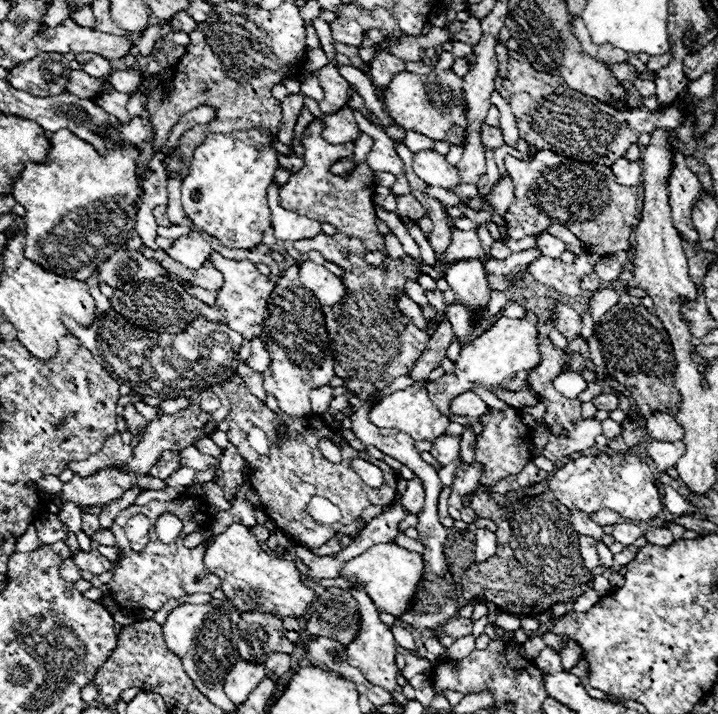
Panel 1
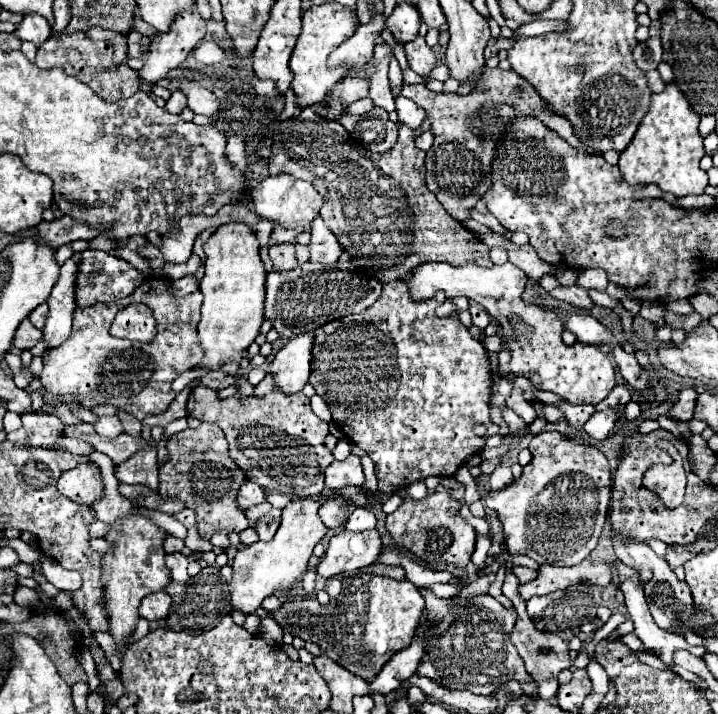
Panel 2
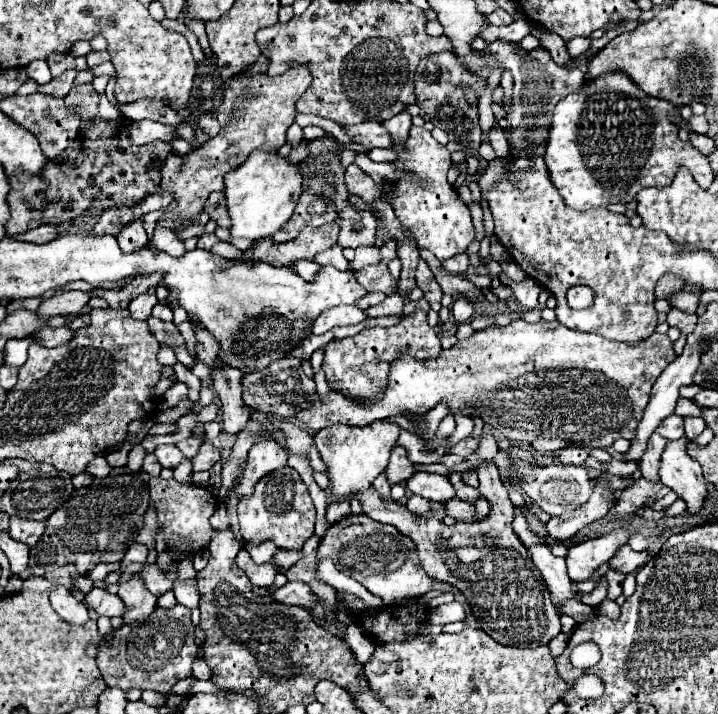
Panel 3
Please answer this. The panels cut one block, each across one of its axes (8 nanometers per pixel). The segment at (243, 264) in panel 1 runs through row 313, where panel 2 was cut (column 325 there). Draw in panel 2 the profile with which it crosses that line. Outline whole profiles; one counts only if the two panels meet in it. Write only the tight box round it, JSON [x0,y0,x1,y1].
[310,216,342,264]

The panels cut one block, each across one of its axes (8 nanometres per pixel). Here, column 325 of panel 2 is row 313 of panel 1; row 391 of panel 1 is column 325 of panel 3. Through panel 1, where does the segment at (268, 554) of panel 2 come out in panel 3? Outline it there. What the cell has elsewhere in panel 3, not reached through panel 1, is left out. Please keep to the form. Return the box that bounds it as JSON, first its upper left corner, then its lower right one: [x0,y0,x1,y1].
[312,420,400,498]

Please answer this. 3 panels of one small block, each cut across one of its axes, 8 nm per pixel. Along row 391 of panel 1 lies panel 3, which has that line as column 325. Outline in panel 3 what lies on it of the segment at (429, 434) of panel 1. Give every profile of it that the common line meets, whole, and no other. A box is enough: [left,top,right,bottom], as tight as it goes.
[296,320,676,450]

